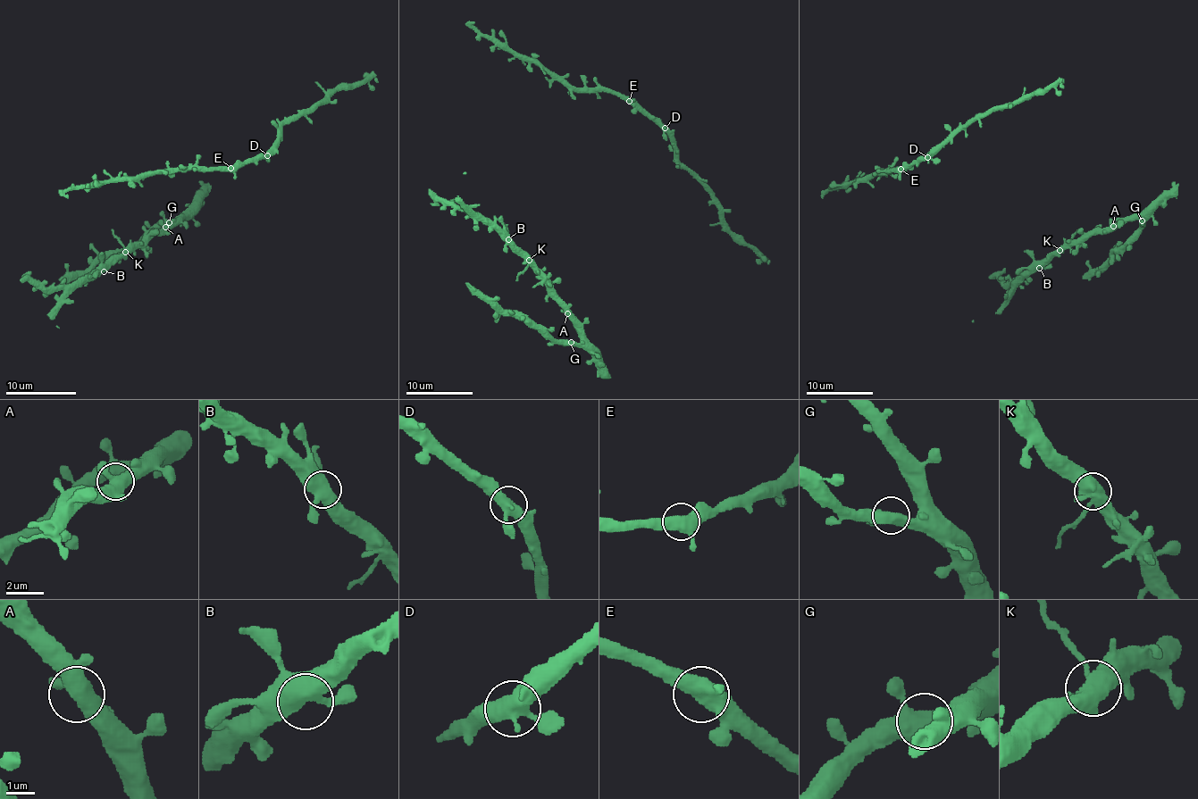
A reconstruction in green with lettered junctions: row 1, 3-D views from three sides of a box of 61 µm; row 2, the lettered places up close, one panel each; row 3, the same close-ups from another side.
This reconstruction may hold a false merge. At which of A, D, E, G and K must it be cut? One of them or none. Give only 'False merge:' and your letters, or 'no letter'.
False merge: no letter

